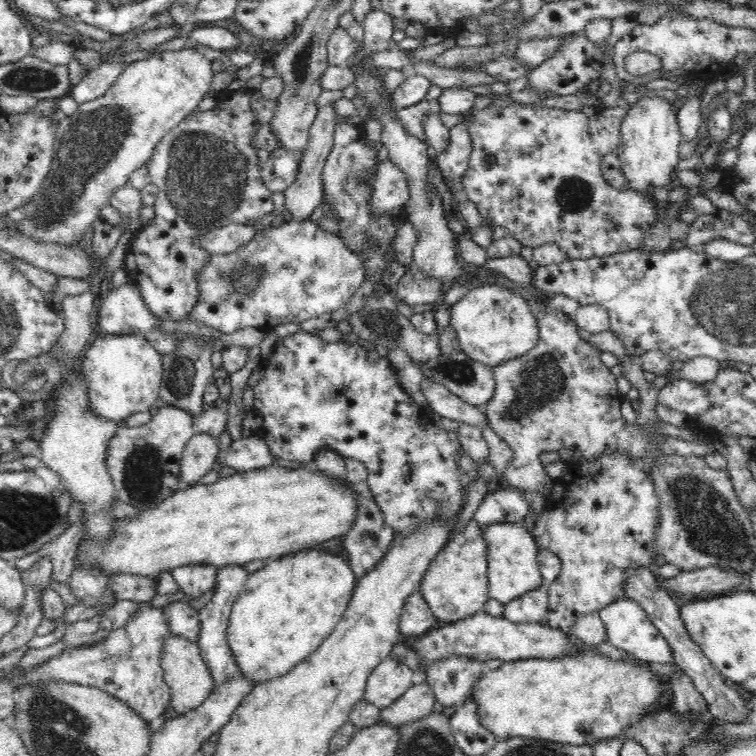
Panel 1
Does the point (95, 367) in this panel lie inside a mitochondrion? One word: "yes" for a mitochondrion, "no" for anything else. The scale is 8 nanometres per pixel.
no

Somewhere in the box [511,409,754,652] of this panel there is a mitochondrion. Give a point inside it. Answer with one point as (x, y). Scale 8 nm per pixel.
(710, 525)

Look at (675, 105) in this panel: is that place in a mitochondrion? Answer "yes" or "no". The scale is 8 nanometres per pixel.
no

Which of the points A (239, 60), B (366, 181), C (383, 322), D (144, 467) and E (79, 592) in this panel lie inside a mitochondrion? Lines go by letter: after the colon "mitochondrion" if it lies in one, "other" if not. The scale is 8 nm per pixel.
A: other
B: other
C: mitochondrion
D: mitochondrion
E: other

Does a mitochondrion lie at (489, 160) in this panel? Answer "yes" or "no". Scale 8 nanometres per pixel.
no

